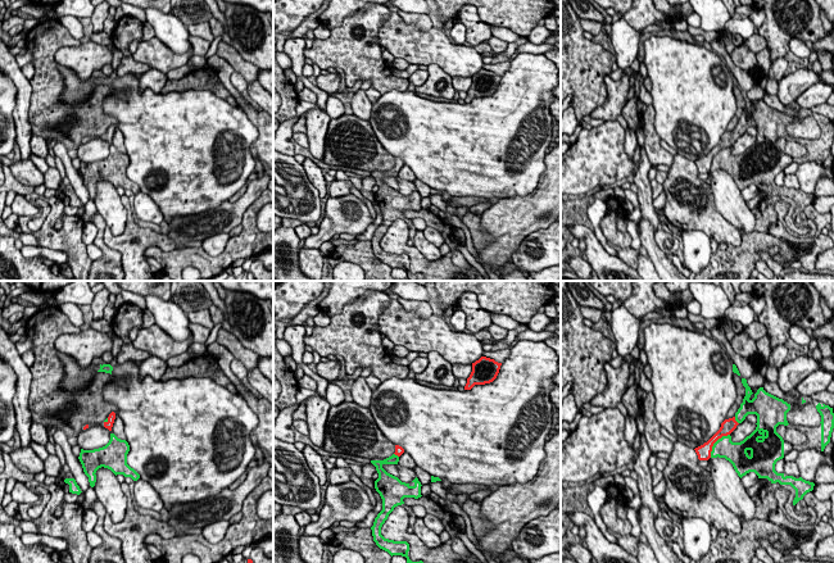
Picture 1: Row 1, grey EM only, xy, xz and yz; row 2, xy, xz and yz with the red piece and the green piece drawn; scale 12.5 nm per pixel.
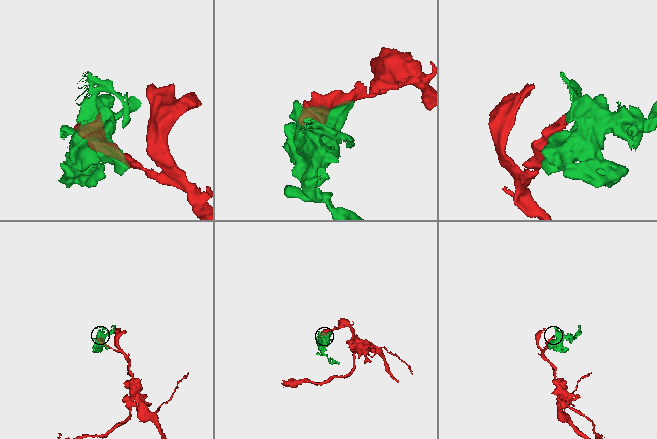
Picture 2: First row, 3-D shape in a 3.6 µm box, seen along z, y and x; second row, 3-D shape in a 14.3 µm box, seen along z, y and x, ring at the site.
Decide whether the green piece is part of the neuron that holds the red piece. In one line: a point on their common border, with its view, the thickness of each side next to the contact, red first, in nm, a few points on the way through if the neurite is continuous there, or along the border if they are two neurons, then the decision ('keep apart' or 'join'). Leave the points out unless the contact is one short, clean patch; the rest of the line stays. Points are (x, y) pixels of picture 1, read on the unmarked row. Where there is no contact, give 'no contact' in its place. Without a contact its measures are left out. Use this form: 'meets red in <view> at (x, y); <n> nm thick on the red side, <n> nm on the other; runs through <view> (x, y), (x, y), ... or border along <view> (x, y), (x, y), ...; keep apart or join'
meets red in yz at (715, 154); 190 nm thick on the red side, 260 nm on the other; join

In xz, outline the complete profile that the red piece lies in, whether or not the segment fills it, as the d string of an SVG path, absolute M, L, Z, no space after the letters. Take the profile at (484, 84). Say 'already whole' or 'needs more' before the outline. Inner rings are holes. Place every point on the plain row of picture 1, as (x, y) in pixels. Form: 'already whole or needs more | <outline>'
already whole | M481 69L479 73L472 76L472 85L467 91L464 103L471 103L475 97L485 97L493 95L500 82L502 76L494 72Z

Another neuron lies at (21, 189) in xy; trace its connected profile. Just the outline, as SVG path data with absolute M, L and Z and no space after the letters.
M3 164L3 172L5 174L5 181L4 183L0 186L0 192L3 191L15 191L17 195L31 195L35 192L35 187L33 186L27 186L21 183L19 181L17 181L14 178L14 176L12 174L10 169L8 165Z

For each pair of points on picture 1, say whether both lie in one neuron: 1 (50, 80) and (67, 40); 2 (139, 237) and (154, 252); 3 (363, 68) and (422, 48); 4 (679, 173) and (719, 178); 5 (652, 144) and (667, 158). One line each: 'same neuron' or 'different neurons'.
1: same neuron
2: different neurons
3: different neurons
4: different neurons
5: same neuron

